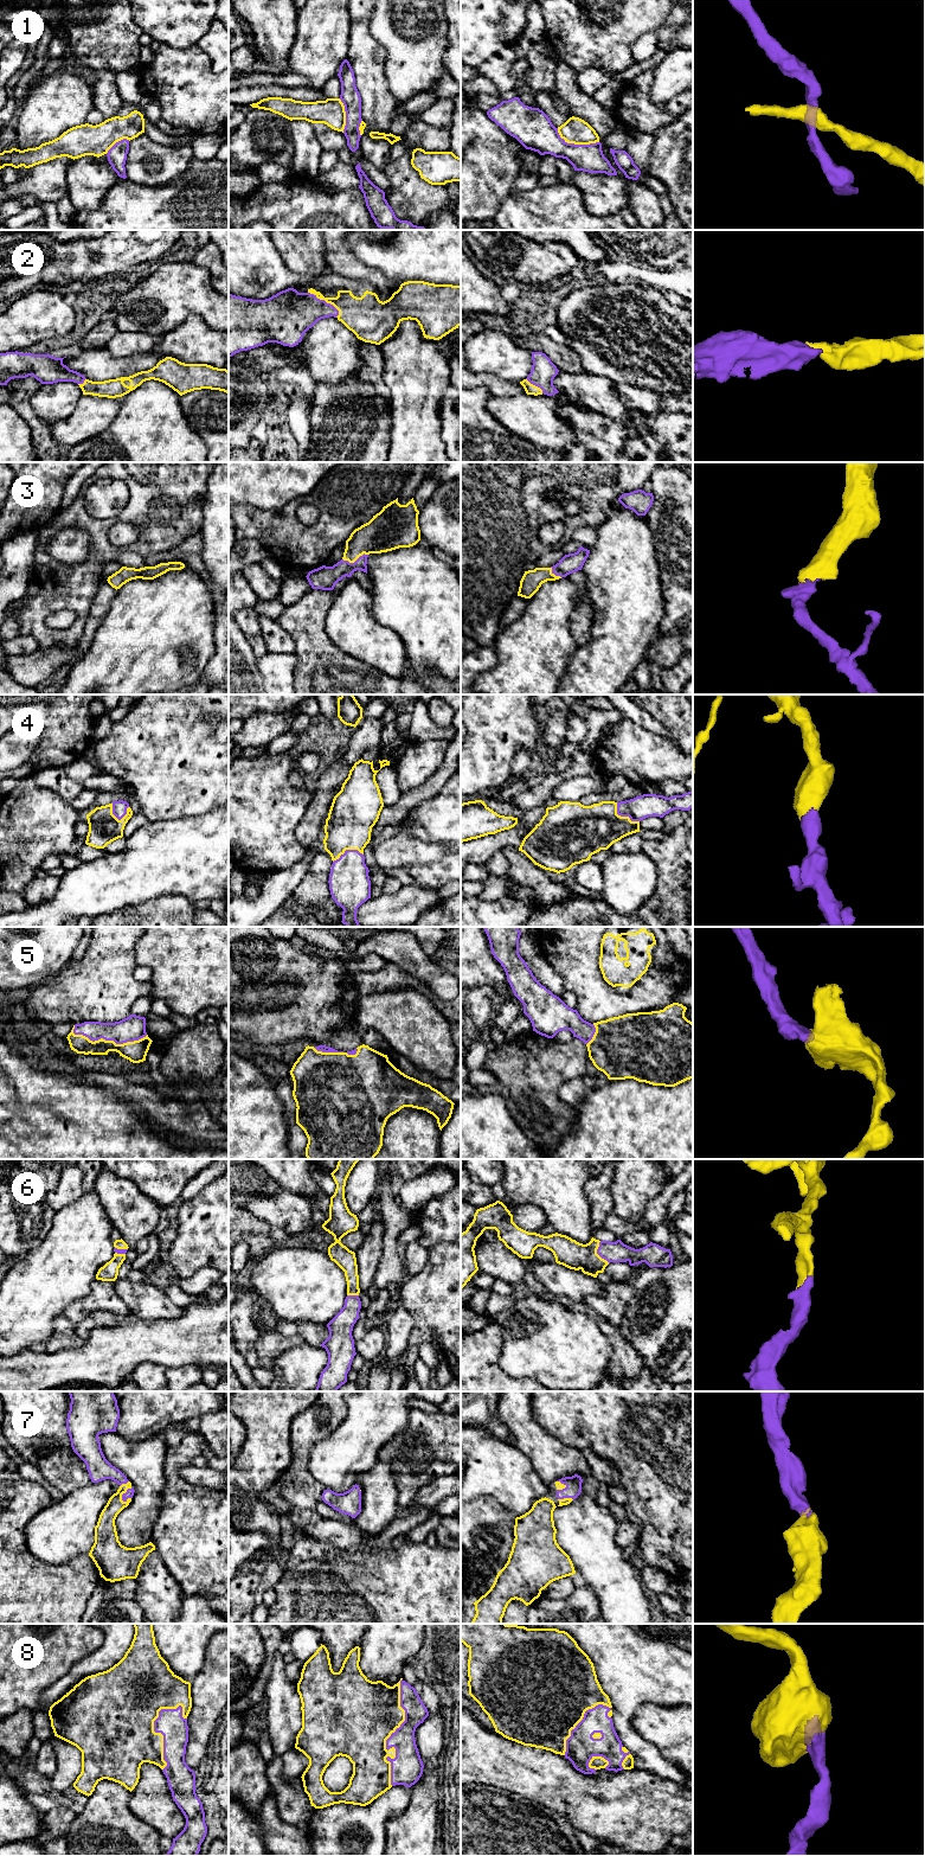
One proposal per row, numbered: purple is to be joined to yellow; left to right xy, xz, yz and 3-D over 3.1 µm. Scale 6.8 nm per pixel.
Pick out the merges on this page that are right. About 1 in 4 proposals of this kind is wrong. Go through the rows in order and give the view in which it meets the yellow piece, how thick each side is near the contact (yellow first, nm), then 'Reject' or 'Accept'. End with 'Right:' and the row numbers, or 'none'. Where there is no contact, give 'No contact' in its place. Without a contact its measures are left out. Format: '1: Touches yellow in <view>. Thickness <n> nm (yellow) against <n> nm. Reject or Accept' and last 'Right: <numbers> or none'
1: Touches yellow in yz. Thickness 180 nm (yellow) against 220 nm. Reject
2: Touches yellow in xz. Thickness 240 nm (yellow) against 300 nm. Accept
3: Touches yellow in xz. Thickness 240 nm (yellow) against 160 nm. Accept
4: Touches yellow in yz. Thickness 320 nm (yellow) against 160 nm. Accept
5: Touches yellow in xy. Thickness 150 nm (yellow) against 170 nm. Accept
6: Touches yellow in yz. Thickness 190 nm (yellow) against 140 nm. Accept
7: Touches yellow in xy. Thickness 120 nm (yellow) against 60 nm. Accept
8: Touches yellow in xz. Thickness 500 nm (yellow) against 220 nm. Accept
Right: 2, 3, 4, 5, 6, 7, 8

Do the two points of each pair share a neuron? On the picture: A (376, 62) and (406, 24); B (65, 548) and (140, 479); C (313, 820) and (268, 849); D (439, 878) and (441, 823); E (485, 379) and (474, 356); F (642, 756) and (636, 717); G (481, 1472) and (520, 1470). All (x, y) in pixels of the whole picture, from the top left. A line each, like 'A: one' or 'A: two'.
A: two
B: two
C: two
D: one
E: two
F: two
G: one

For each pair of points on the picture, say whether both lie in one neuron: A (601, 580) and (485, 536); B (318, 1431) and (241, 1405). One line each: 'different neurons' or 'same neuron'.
A: different neurons
B: different neurons

